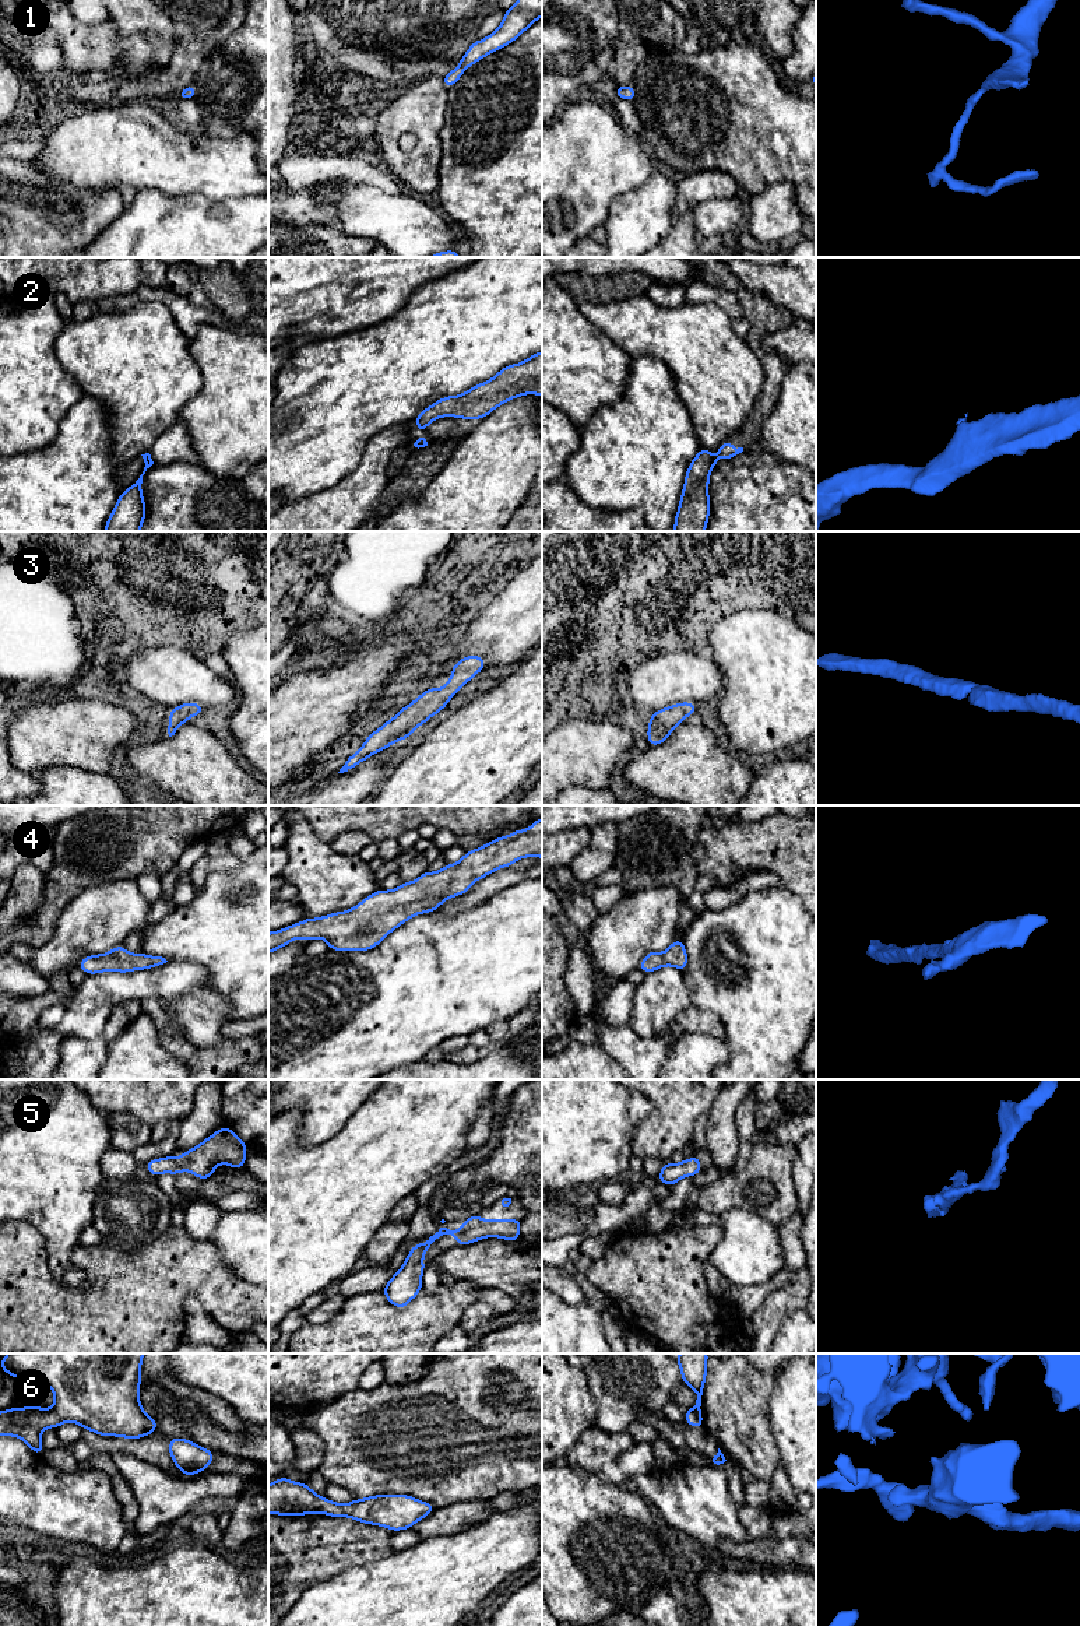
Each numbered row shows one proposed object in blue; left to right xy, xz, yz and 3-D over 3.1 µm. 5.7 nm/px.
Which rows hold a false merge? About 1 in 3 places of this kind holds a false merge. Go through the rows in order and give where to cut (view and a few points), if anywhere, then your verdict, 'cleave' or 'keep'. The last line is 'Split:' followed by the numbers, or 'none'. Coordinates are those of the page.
1: no cut; keep
2: cut in yz along (711, 455), (714, 464); cleave
3: no cut; keep
4: no cut; keep
5: no cut; keep
6: no cut; keep
Split: 2

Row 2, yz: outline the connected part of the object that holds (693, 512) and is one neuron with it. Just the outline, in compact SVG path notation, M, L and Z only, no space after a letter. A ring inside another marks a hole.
M700 447L686 471L673 531L706 531L710 517L708 482L713 467L711 452Z

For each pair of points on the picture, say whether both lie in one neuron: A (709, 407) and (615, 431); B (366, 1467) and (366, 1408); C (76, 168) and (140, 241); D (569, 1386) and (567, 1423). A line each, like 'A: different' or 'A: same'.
A: different
B: same
C: different
D: same

